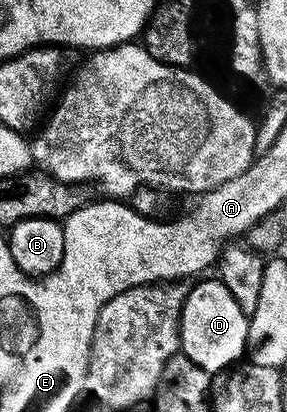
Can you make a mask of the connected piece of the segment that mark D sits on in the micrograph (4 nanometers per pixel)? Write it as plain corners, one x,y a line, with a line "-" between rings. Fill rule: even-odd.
203,281
195,287
193,285
188,290
183,304
180,325
181,351
199,367
213,375
229,366
232,368
249,344
249,321
250,318
241,311
226,282

